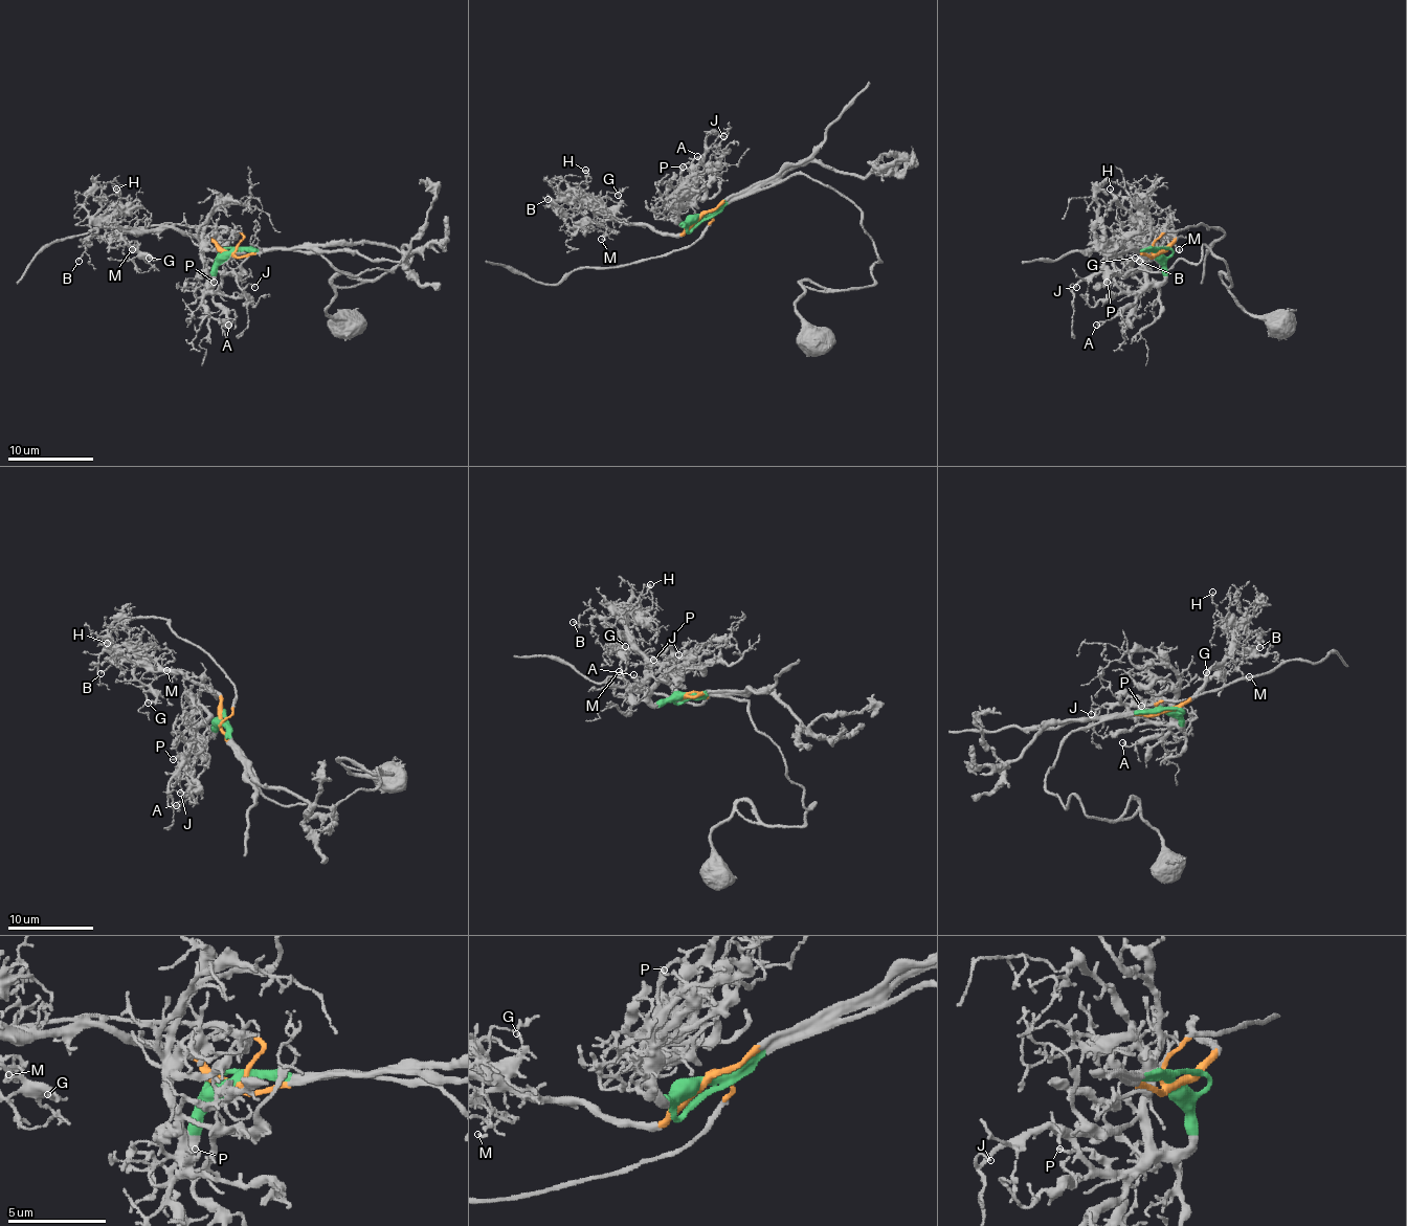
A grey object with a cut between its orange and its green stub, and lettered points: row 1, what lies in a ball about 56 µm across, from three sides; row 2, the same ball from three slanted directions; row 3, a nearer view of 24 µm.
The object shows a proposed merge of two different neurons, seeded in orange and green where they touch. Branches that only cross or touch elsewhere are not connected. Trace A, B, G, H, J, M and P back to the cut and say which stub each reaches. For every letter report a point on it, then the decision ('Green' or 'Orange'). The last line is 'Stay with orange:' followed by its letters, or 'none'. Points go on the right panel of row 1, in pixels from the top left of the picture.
A: Place: (1096, 325). Green
B: Place: (1139, 261). Orange
G: Place: (1135, 258). Orange
H: Place: (1110, 188). Orange
J: Place: (1076, 287). Green
M: Place: (1179, 249). Orange
P: Place: (1107, 282). Green
Stay with orange: B, G, H, M

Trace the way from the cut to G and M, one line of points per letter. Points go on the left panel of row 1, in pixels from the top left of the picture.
G: (231, 252), (225, 252), (207, 238), (184, 236), (169, 227), (132, 229), (126, 238), (150, 258)
M: (231, 252), (225, 252), (207, 238), (184, 236), (169, 227), (132, 229), (126, 236), (137, 244), (132, 248)

